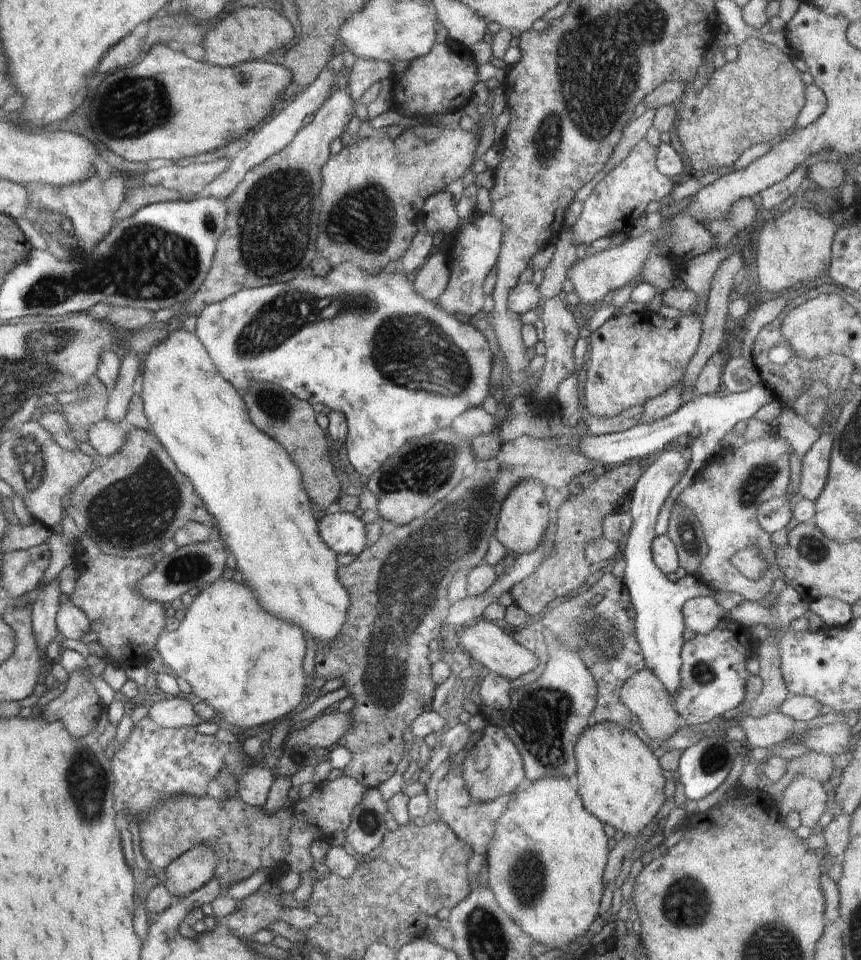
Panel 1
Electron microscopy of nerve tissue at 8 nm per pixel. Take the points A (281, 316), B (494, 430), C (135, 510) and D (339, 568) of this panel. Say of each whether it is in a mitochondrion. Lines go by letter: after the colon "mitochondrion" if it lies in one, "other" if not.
A: mitochondrion
B: other
C: mitochondrion
D: other

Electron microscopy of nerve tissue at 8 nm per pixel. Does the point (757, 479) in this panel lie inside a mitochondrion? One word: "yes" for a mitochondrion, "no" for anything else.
yes

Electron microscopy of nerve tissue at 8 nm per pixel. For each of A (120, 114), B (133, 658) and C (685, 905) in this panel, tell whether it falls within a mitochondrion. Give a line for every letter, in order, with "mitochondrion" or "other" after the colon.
A: mitochondrion
B: other
C: mitochondrion

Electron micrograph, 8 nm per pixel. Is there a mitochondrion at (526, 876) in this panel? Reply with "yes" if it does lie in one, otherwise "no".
yes

